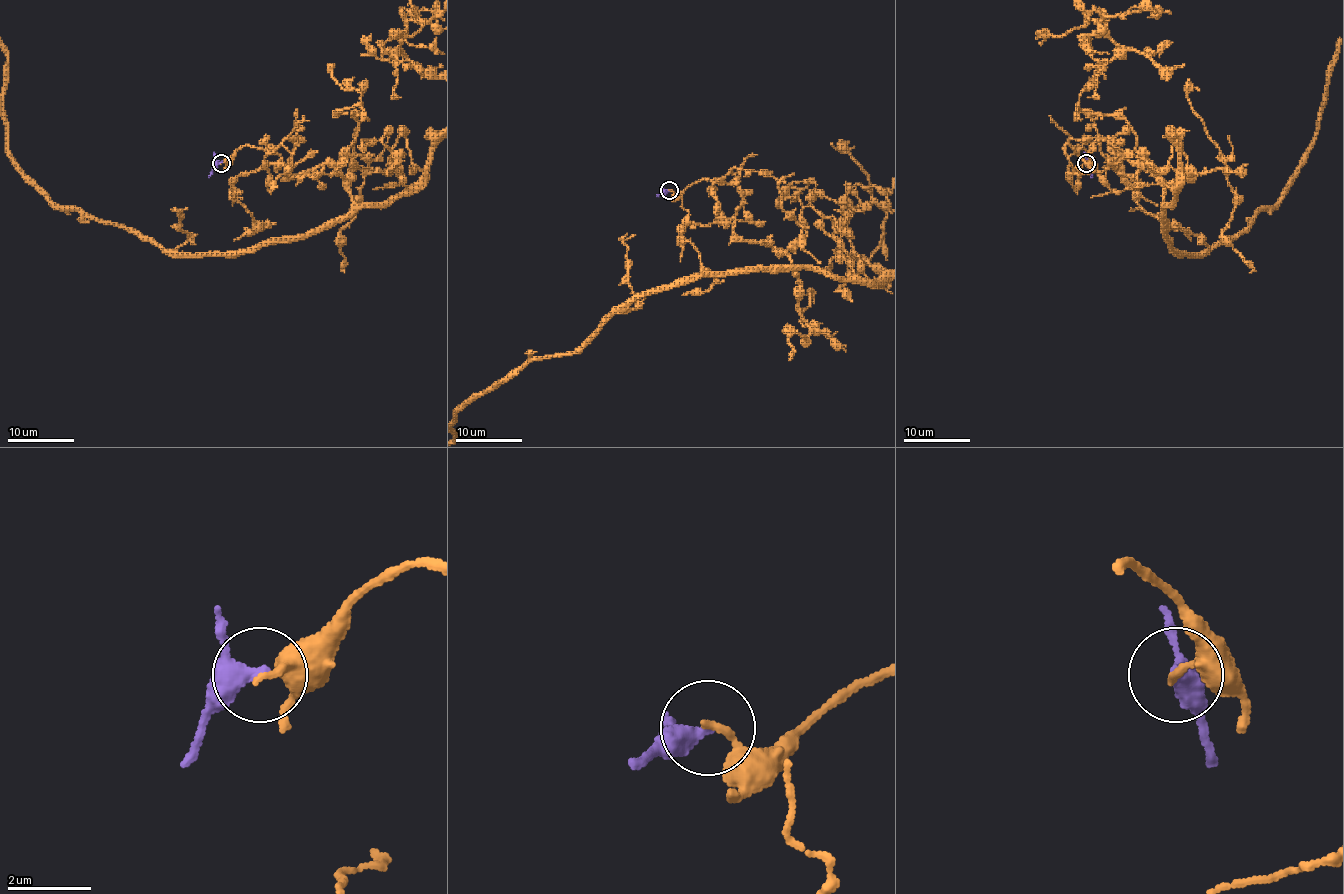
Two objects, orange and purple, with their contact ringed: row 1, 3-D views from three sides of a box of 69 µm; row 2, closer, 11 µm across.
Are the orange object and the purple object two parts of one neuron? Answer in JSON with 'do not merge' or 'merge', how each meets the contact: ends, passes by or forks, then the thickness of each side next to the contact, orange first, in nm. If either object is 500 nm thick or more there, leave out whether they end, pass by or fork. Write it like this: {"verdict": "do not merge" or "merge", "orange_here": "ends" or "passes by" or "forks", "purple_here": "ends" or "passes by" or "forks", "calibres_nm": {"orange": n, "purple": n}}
{"verdict": "do not merge", "orange_here": "ends", "purple_here": "passes by", "calibres_nm": {"orange": 170, "purple": 320}}

